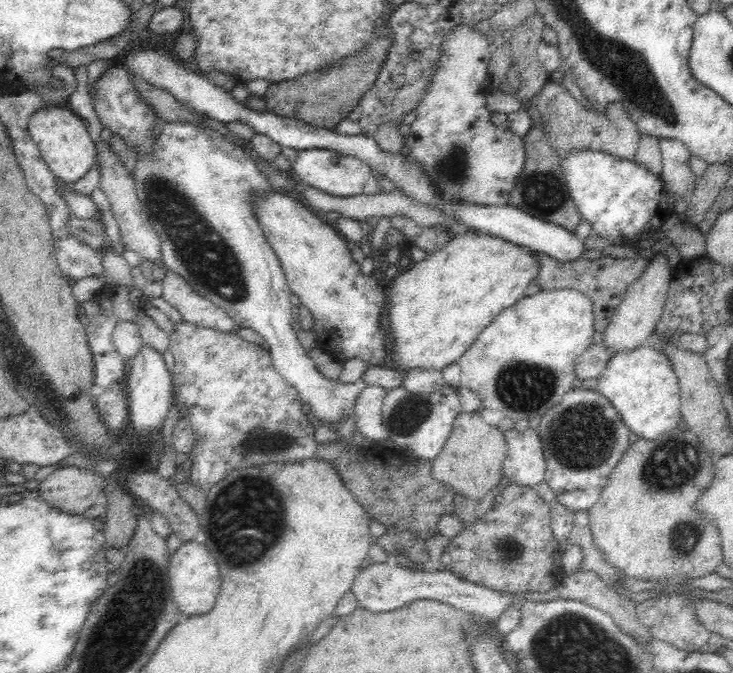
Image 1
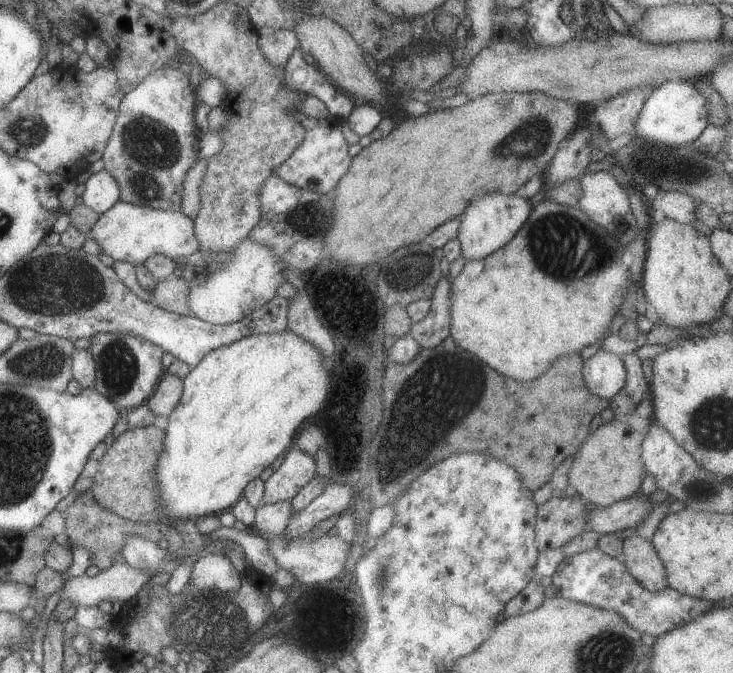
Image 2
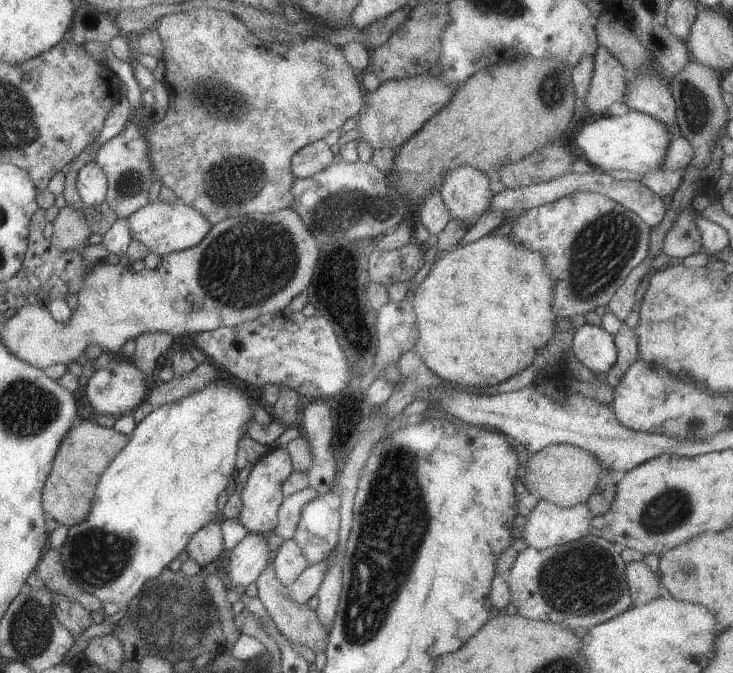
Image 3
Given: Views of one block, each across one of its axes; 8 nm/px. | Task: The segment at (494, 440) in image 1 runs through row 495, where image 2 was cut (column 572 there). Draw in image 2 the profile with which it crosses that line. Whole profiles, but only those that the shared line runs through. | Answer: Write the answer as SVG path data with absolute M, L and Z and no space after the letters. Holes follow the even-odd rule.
M611 419L601 423L573 454L573 464L567 472L567 480L575 488L576 494L591 507L606 507L638 493L646 474L641 462L643 437L623 421Z

